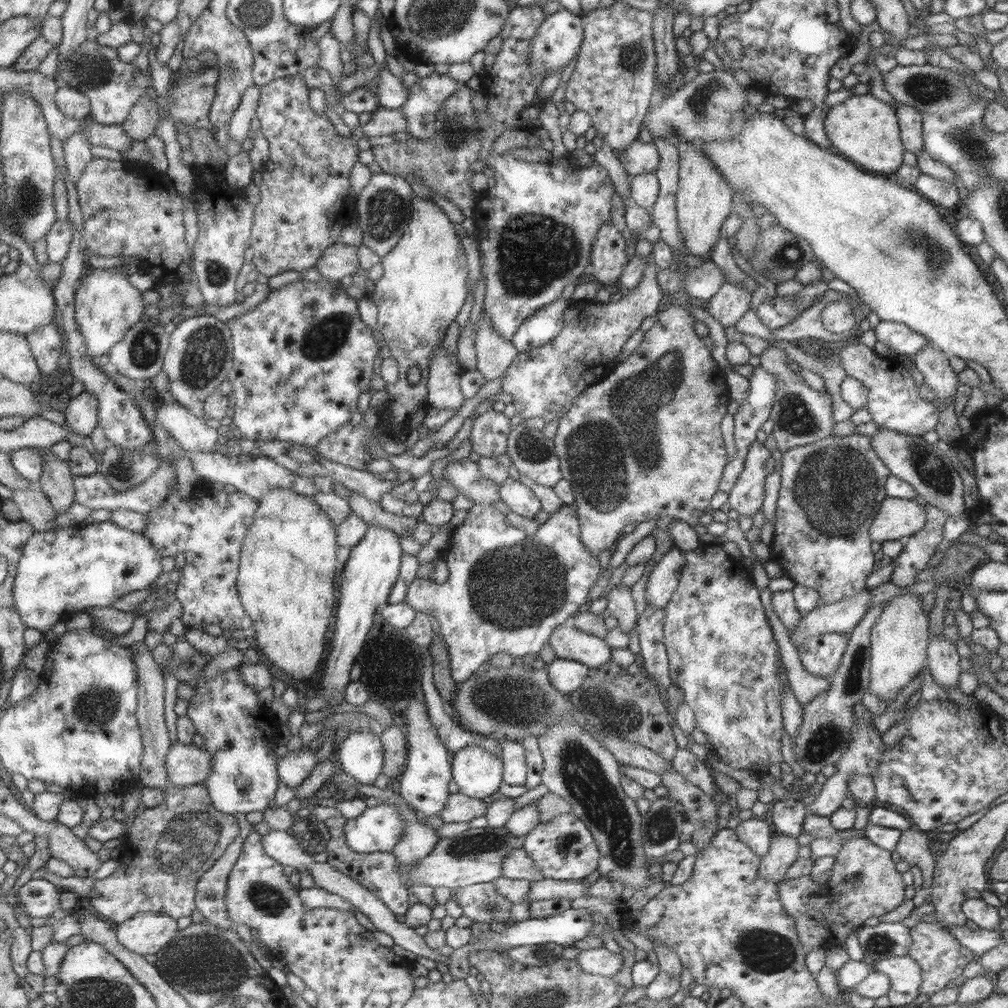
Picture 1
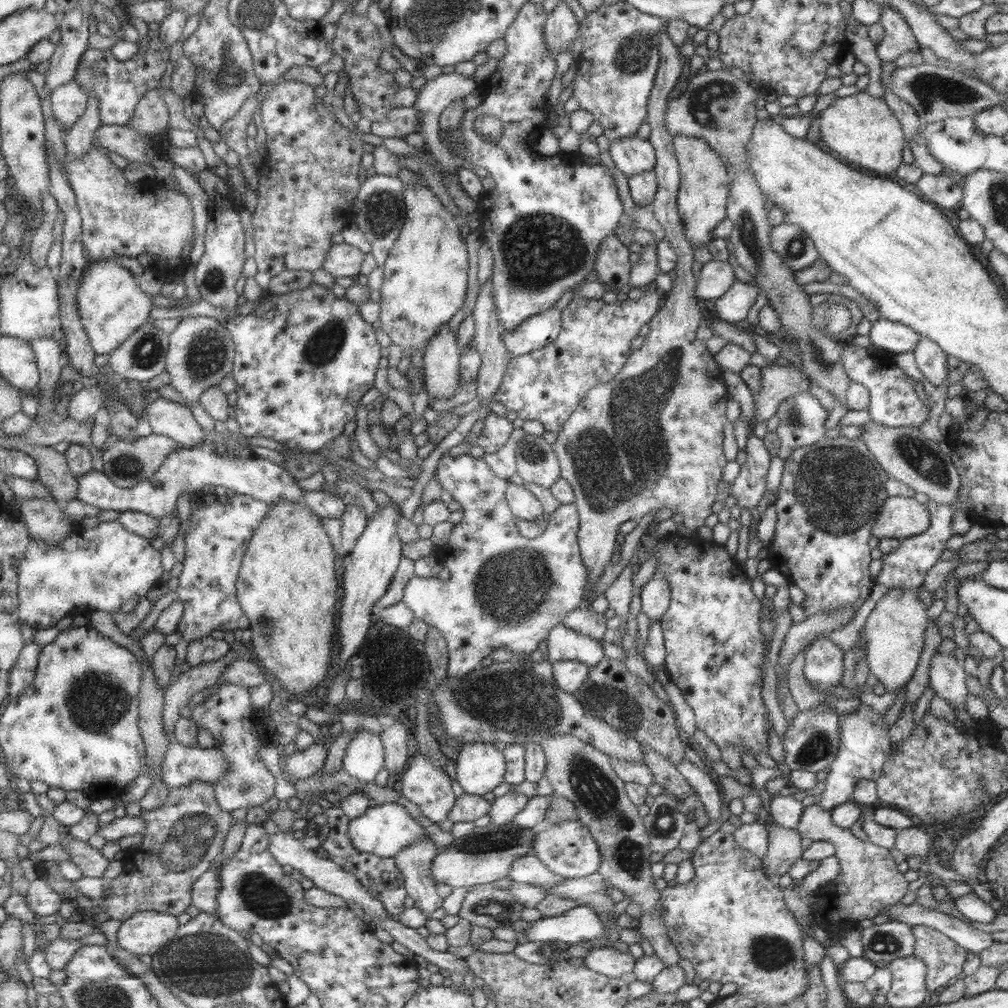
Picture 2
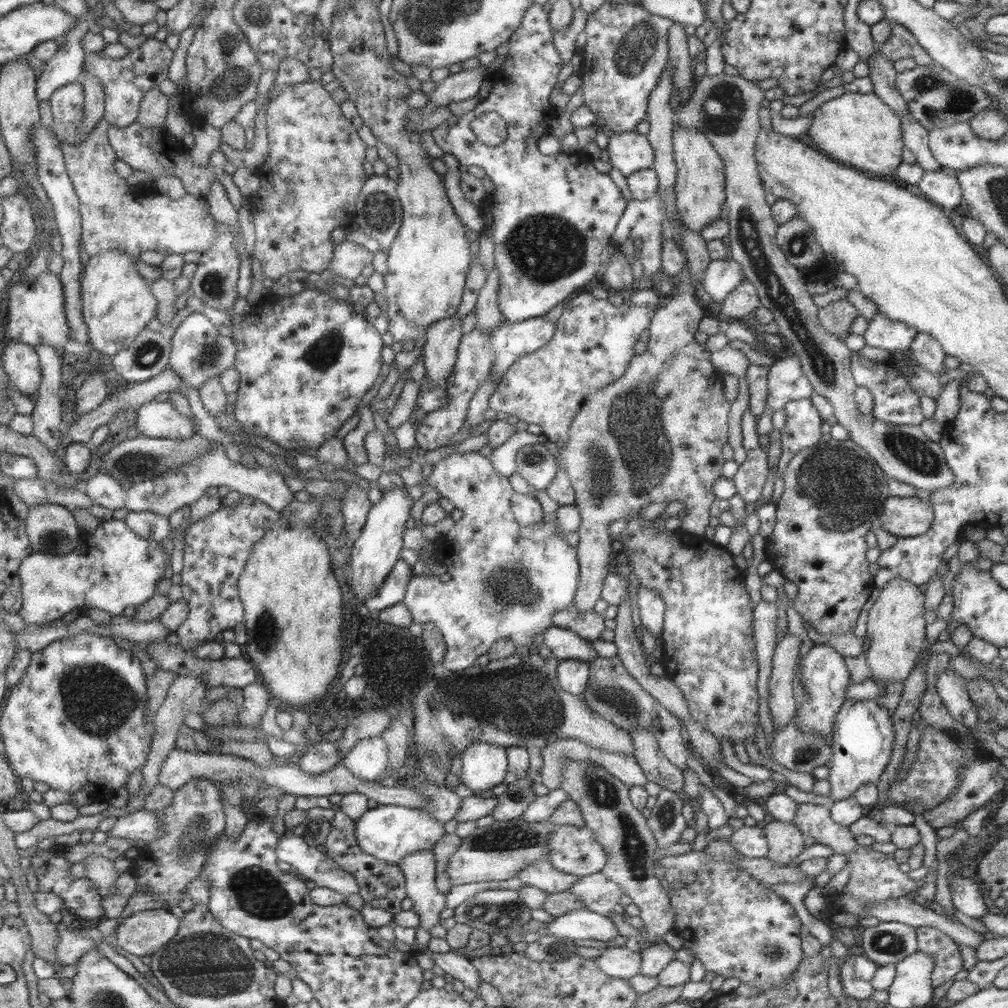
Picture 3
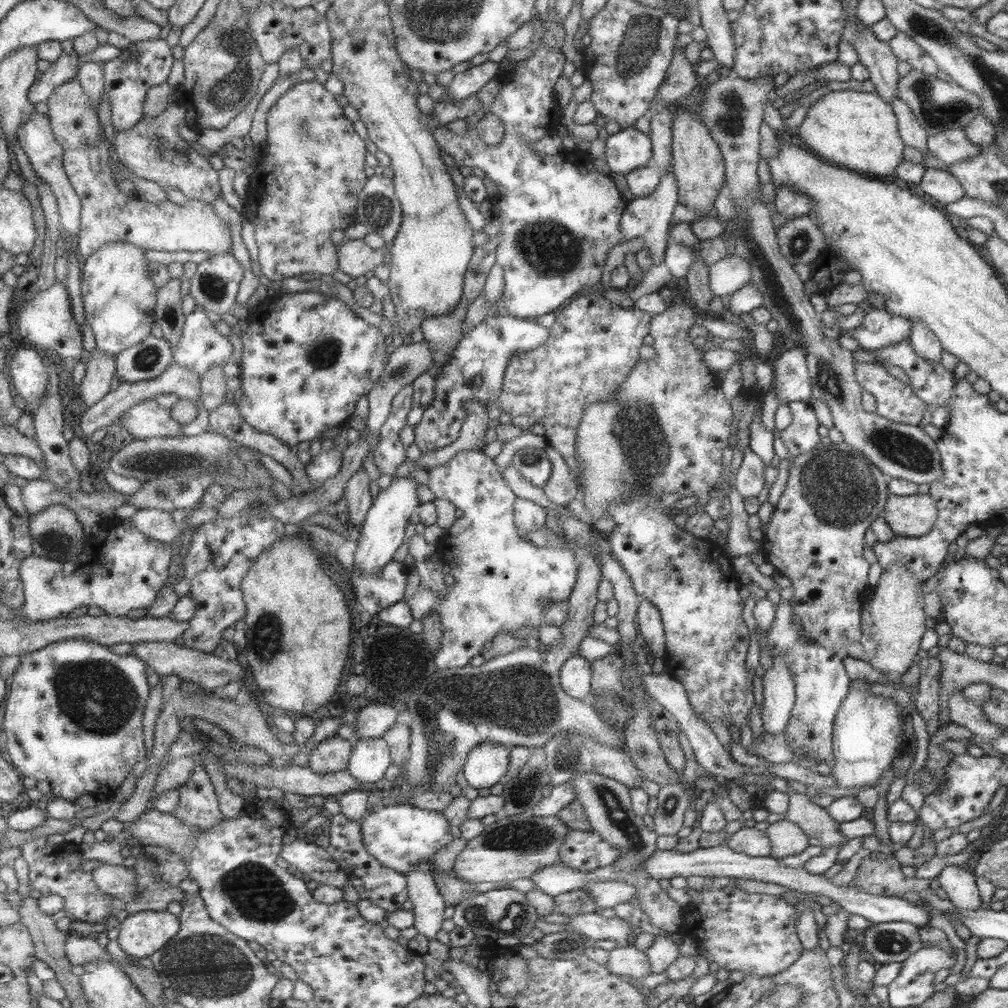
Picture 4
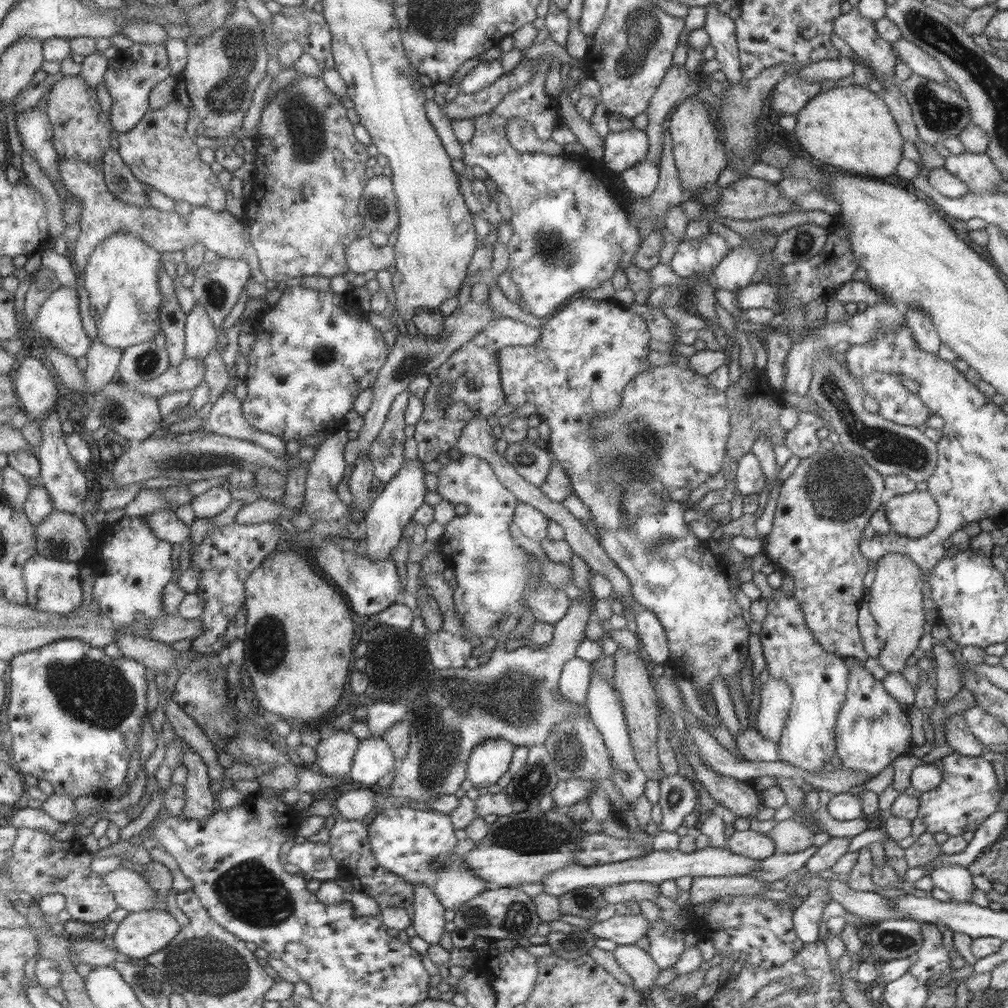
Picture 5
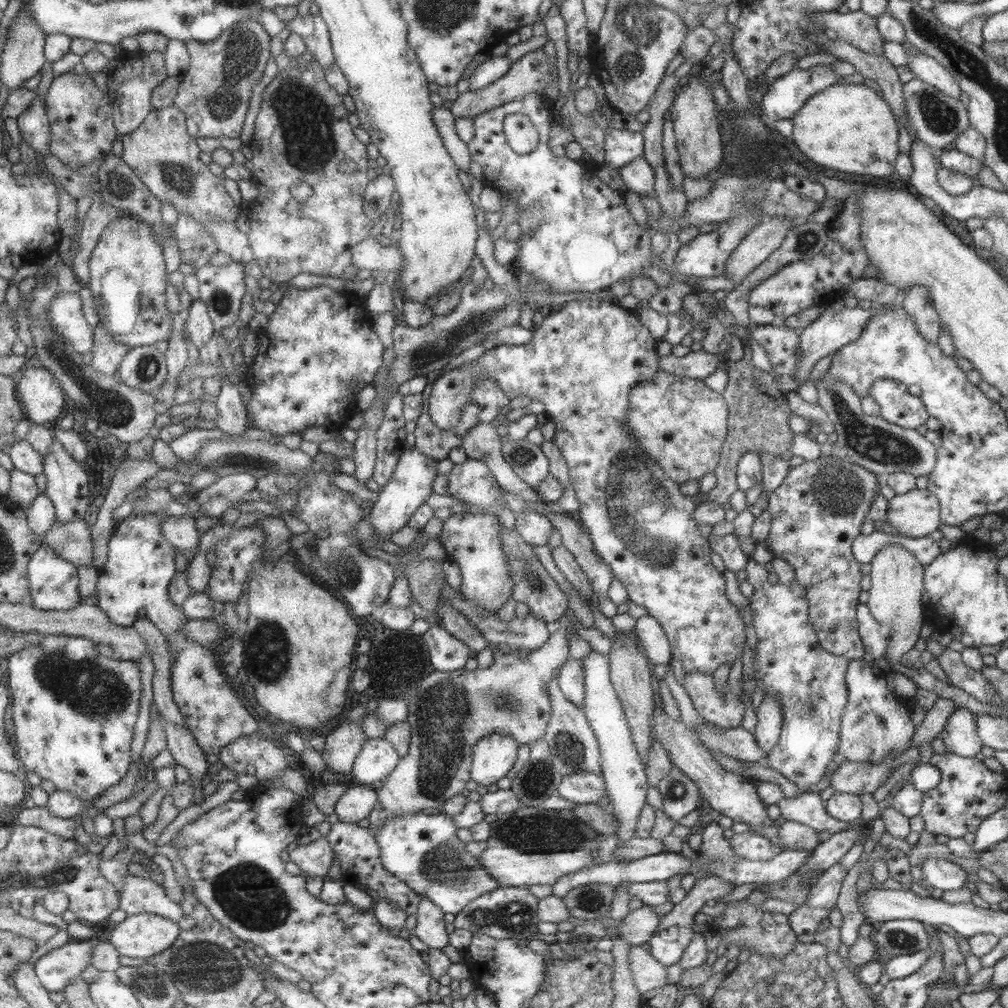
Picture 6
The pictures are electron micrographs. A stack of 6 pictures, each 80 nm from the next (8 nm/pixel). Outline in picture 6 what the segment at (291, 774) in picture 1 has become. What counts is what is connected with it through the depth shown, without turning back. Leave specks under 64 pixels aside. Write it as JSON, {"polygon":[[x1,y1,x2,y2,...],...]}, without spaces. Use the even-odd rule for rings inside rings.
{"polygon":[[344,721,325,736,325,745,320,756,326,771,349,773,359,750,365,744,361,723]]}

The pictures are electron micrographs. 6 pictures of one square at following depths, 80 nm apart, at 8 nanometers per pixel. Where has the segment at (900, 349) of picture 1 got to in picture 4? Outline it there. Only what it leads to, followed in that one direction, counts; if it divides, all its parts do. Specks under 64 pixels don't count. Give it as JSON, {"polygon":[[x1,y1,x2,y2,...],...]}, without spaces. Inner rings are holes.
{"polygon":[[869,307,856,328,844,331,837,328,828,333,833,337,841,334,851,336,859,347,870,351,907,340,910,328,910,321,905,316,891,316,891,312,887,312,885,308]]}

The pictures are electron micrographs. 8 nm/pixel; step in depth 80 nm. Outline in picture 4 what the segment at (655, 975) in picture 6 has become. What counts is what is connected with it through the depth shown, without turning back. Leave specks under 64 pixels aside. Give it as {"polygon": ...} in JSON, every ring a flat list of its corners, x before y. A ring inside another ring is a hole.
{"polygon":[[616,944,608,952,607,970,619,978,645,978,651,972,646,954,633,945]]}

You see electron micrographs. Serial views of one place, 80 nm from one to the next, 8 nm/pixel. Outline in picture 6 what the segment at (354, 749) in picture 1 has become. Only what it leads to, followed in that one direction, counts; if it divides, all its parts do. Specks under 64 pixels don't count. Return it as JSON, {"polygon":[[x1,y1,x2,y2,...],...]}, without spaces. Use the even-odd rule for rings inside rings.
{"polygon":[[367,739,352,765,352,781,363,786,383,781,397,766,399,760,397,752,387,740]]}

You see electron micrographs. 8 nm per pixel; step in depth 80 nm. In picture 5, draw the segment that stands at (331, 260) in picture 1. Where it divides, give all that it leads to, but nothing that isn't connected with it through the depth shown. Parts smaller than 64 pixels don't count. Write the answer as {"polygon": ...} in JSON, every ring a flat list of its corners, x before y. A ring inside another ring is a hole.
{"polygon":[[368,236,351,241,343,256,345,256,347,270,362,275,369,271,377,273,386,270,395,259,391,242,378,248,371,244]]}

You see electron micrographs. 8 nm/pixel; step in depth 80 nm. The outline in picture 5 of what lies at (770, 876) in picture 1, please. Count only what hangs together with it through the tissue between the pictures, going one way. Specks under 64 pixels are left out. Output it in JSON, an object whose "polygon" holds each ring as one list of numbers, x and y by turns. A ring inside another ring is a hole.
{"polygon":[[791,818,776,822,768,832,777,854,791,854,805,850,813,845,813,835,809,827]]}

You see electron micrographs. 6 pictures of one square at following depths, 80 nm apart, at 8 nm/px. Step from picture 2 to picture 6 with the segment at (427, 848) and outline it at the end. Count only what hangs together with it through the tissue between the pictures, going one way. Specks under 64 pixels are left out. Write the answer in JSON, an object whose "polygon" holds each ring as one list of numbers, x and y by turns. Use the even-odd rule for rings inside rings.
{"polygon":[[420,896,415,916,416,923,411,930,412,936,416,936,429,949,441,950,448,944,449,932,443,922,442,910,438,906,424,896]]}

